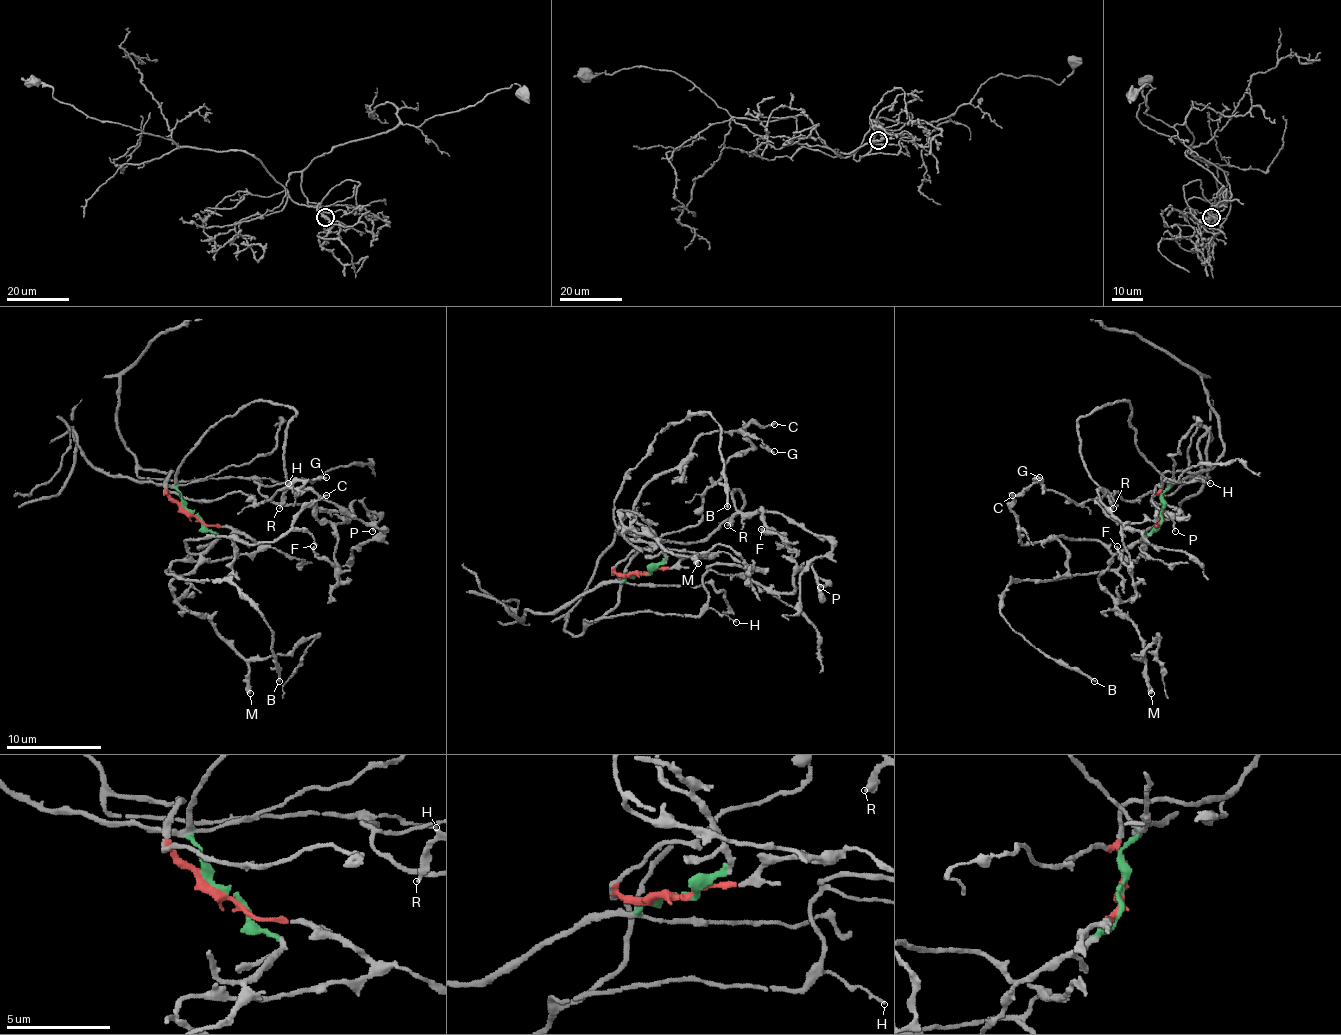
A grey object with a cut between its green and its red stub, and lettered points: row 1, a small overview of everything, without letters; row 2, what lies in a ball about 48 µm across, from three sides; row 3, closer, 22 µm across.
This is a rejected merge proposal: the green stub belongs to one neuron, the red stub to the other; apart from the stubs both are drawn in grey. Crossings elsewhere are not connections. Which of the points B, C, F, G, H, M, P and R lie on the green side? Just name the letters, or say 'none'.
C, M, R

